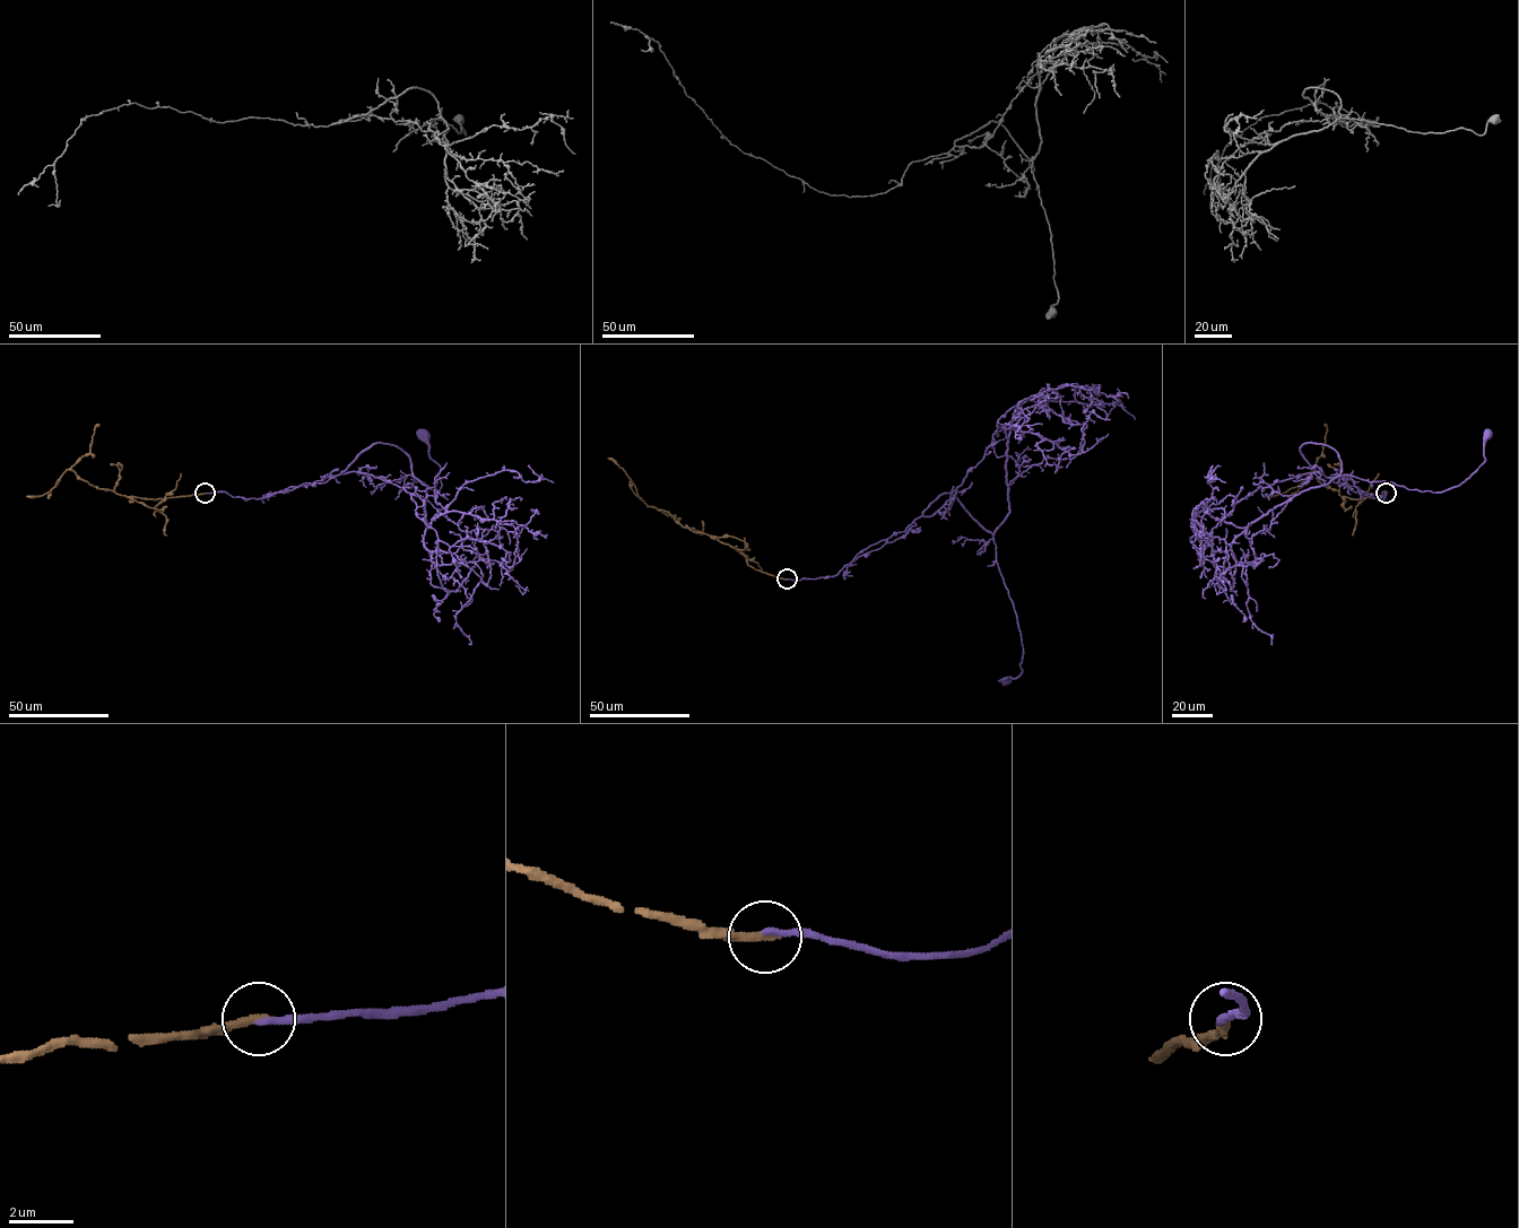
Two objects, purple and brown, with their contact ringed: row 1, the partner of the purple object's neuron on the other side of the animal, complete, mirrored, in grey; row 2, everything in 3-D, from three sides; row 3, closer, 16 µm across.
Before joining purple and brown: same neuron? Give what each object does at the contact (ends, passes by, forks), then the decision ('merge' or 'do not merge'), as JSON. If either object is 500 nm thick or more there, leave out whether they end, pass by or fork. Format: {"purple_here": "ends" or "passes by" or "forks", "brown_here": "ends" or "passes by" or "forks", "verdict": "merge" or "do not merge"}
{"purple_here": "ends", "brown_here": "ends", "verdict": "do not merge"}

